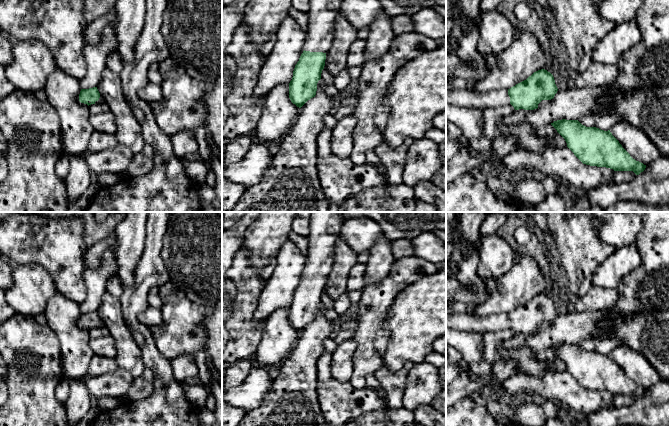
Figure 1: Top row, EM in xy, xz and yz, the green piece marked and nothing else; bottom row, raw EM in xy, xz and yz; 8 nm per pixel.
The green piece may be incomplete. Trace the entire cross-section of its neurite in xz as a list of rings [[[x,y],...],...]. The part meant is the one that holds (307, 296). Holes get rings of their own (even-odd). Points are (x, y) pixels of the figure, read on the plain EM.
[[[311,212],[306,267],[289,307],[289,322],[299,332],[316,319],[326,277],[333,265],[334,246],[346,221],[343,213]]]

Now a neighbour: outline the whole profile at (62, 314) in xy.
[[[56,292],[48,300],[43,314],[59,340],[63,376],[87,377],[95,353],[89,345],[89,330],[79,325],[80,305]]]

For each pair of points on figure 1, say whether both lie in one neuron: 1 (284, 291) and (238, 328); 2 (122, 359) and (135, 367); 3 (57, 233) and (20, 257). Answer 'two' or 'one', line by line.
1: two
2: one
3: one

